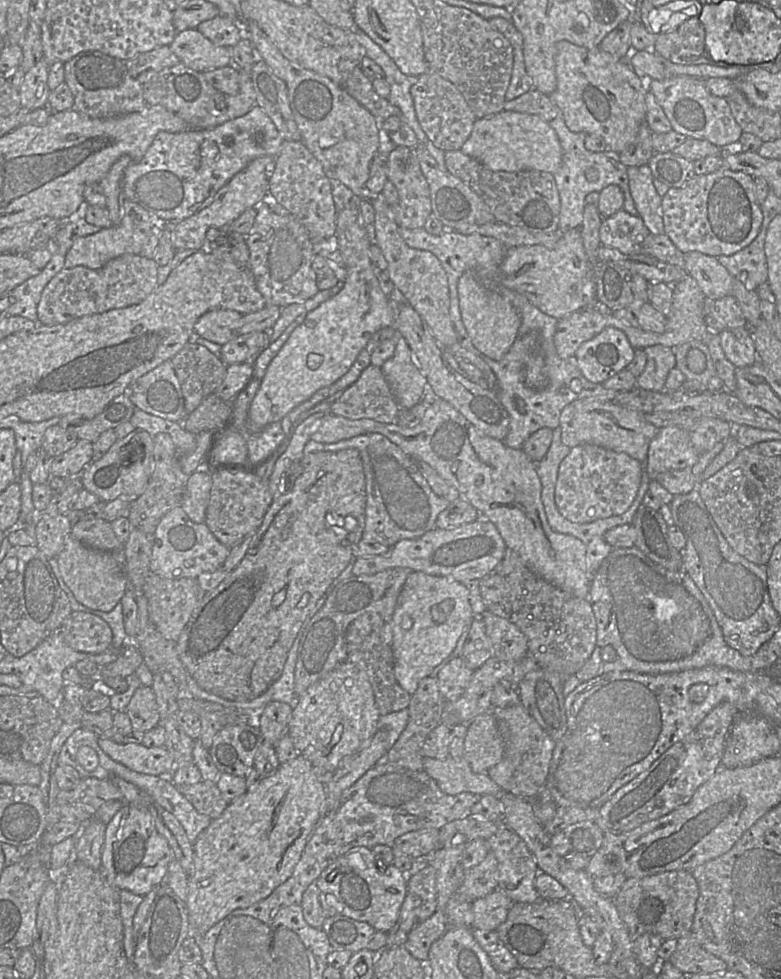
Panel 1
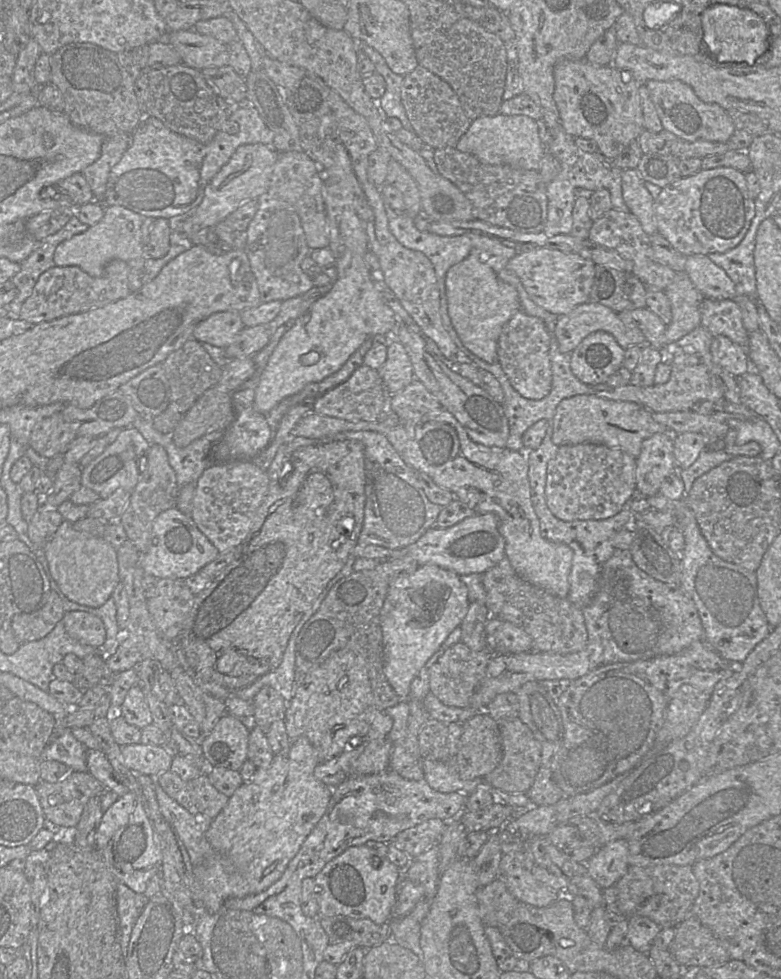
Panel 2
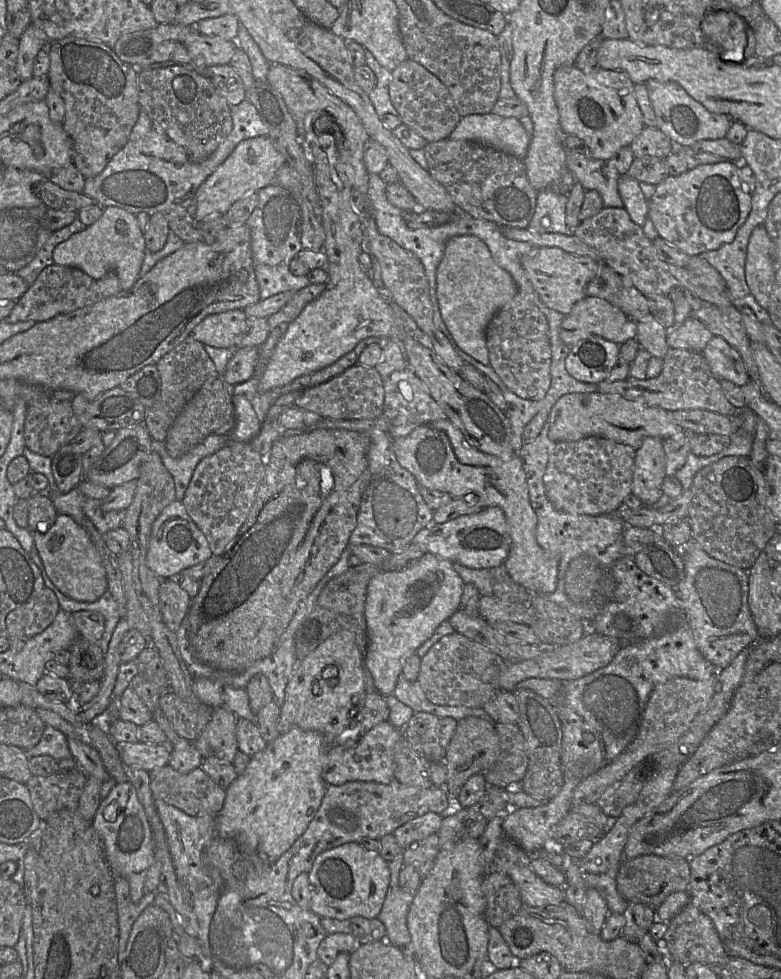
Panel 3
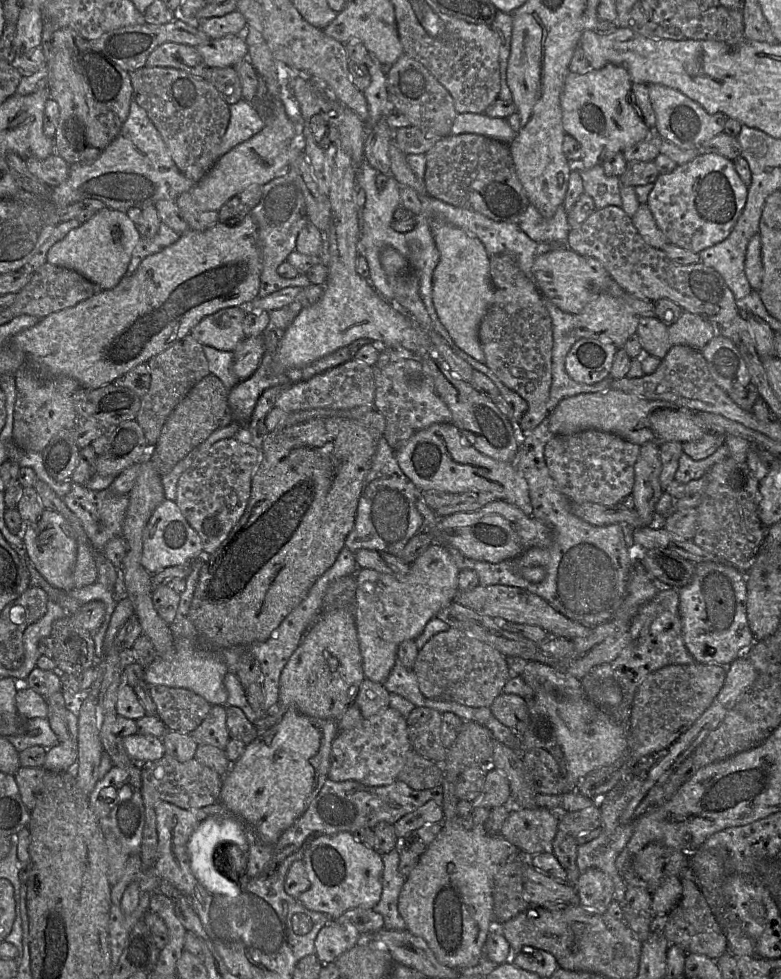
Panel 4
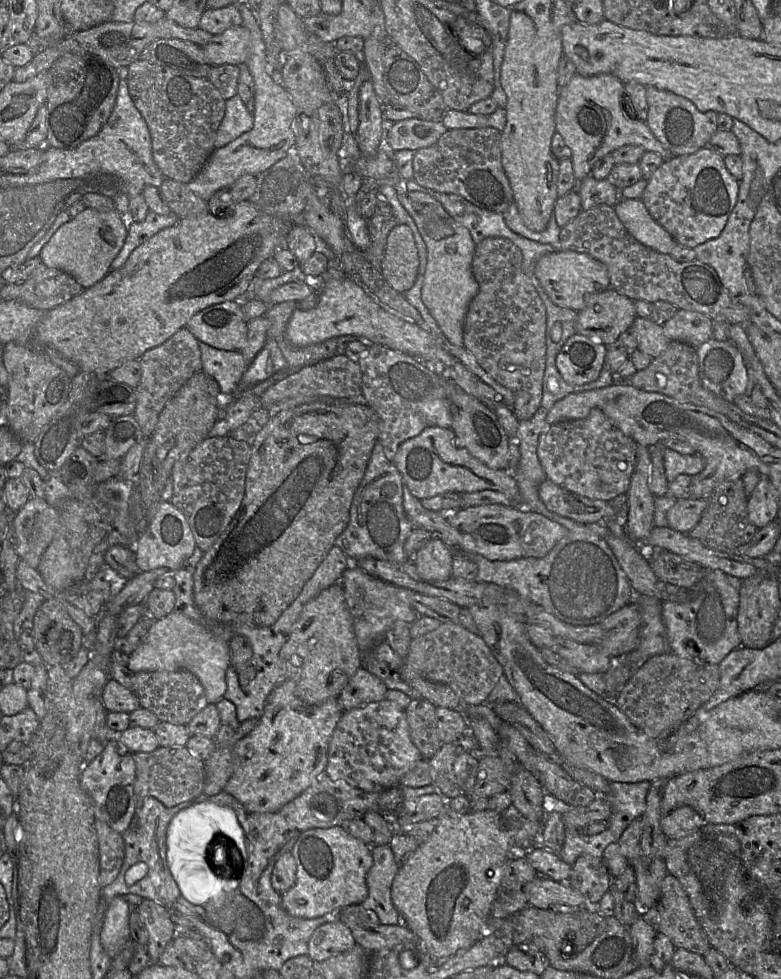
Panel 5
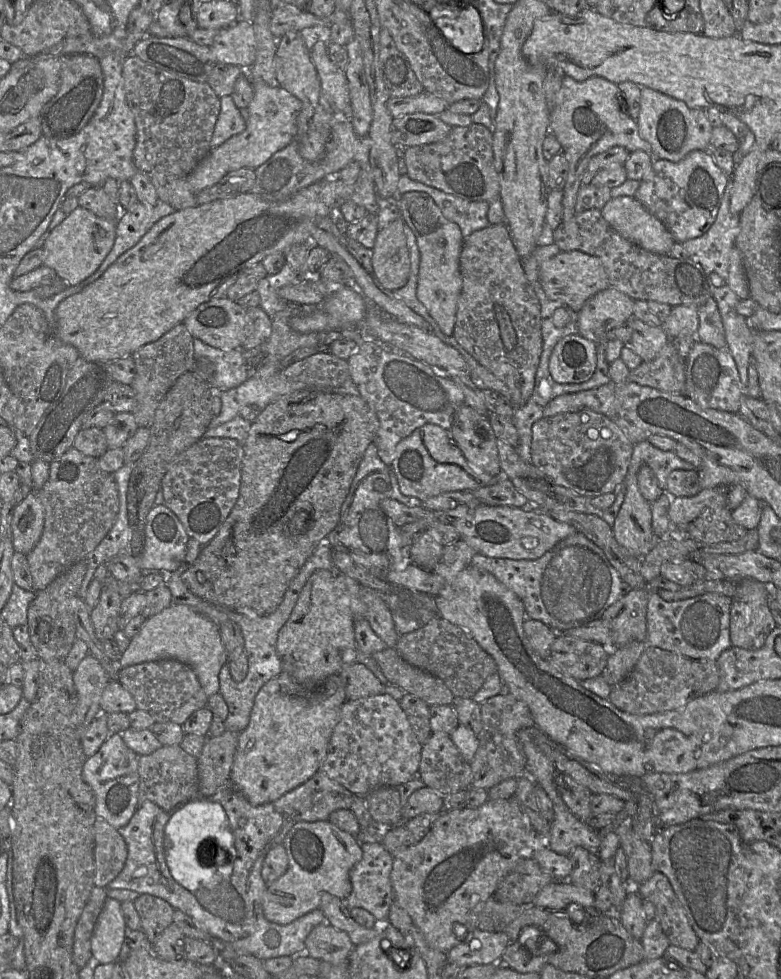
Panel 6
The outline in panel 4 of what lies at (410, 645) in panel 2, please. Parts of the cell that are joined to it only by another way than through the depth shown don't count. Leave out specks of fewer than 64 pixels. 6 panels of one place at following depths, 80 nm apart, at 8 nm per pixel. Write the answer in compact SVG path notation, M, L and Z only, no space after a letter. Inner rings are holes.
M432 543L411 564L410 572L405 576L392 576L367 568L356 571L355 624L362 657L362 668L366 678L380 684L386 681L397 661L399 644L418 638L426 624L435 618L440 610L455 601L458 594L459 571L447 548L435 543Z

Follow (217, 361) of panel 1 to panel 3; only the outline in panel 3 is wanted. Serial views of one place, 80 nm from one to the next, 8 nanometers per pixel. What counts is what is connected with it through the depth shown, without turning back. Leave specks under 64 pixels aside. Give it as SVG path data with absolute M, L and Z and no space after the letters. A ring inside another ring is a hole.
M192 335L162 356L156 363L156 367L161 379L160 399L153 406L145 408L144 422L152 439L164 441L168 429L187 402L205 382L219 376L219 374L214 362L206 353L203 343L196 340Z

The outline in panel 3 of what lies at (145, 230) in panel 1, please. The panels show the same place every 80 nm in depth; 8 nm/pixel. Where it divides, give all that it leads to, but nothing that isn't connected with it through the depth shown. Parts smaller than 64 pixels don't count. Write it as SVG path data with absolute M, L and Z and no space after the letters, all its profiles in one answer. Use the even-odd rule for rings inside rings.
M106 207L96 222L55 247L53 262L79 268L93 279L102 279L109 271L114 271L119 278L121 290L128 290L141 276L146 249L136 216L121 208Z

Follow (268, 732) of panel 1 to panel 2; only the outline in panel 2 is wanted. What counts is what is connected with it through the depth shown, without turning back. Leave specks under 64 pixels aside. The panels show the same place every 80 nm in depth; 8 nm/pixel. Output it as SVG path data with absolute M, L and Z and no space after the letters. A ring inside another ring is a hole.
M262 687L252 700L257 726L265 733L273 722L284 720L287 704L272 687Z

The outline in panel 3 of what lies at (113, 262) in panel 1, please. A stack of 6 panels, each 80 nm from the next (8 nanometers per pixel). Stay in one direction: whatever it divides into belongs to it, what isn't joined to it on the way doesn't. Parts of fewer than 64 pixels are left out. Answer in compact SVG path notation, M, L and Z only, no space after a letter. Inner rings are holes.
M52 264L44 268L23 296L16 301L8 317L8 323L33 320L47 321L59 314L65 314L92 305L121 291L119 278L109 271L102 279L93 279L79 268Z

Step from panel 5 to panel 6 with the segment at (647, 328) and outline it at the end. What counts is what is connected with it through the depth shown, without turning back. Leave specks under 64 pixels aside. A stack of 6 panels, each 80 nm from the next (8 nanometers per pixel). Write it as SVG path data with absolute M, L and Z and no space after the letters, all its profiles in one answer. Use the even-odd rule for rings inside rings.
M631 319L632 337L628 345L643 362L653 360L670 341L661 327L651 326L639 319Z

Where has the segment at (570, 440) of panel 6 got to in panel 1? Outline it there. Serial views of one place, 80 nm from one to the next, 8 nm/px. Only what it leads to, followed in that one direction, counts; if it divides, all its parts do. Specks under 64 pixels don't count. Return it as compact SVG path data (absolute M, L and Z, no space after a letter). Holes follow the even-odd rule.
M593 444L571 448L559 466L555 503L560 514L574 523L590 523L623 514L632 504L642 476L642 463L621 452Z

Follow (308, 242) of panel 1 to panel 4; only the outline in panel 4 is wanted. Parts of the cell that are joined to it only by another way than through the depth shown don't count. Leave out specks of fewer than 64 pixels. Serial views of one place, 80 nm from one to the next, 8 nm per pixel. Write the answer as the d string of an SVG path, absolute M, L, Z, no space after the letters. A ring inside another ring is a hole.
M289 170L282 172L260 188L260 201L251 210L251 215L258 227L258 241L262 253L262 272L258 297L266 297L287 287L306 288L311 283L305 274L299 274L294 278L284 278L277 272L279 265L286 262L288 255L295 250L298 234L308 222L302 191L291 177Z

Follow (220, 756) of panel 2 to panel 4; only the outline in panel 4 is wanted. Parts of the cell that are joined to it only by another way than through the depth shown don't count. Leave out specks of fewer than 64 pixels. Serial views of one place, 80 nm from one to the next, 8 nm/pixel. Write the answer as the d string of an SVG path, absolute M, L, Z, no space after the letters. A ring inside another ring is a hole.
M212 706L204 721L190 735L198 744L209 744L224 751L231 739L226 720L226 706Z

